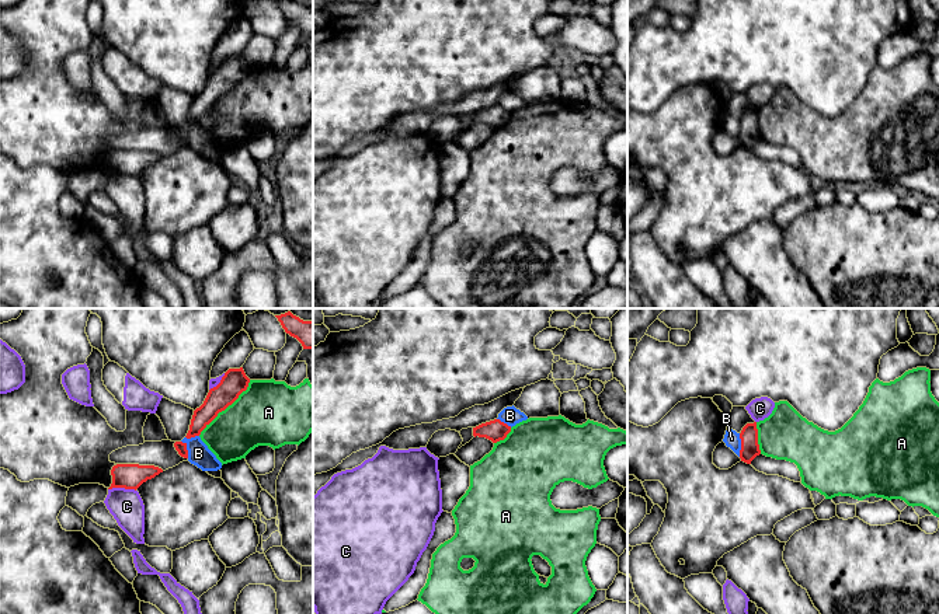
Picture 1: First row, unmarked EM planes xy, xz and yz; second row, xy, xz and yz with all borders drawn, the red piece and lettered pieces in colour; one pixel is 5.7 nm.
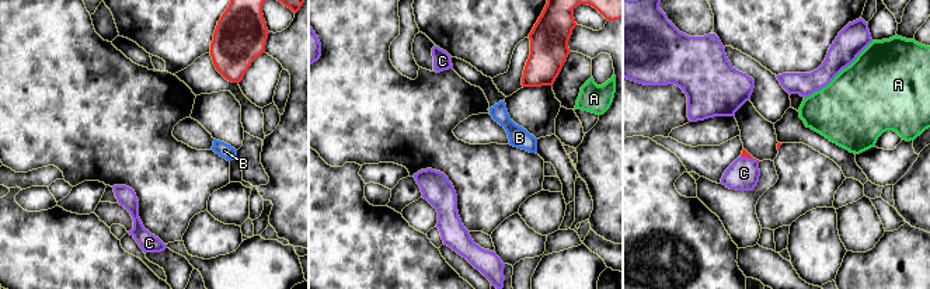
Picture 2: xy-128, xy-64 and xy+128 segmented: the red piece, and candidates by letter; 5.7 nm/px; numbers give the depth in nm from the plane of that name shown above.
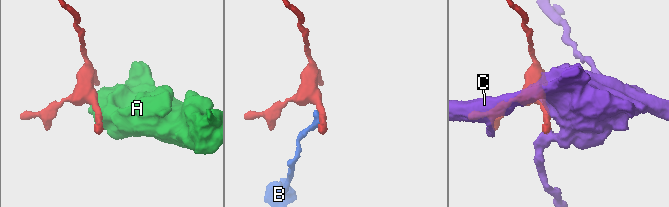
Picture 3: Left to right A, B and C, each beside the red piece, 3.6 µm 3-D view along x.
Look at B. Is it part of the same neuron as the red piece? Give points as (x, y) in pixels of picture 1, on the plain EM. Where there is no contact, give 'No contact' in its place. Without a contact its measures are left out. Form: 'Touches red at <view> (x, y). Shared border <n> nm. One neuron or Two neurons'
Touches red at yz (741, 131). Shared border 140 nm. Two neurons

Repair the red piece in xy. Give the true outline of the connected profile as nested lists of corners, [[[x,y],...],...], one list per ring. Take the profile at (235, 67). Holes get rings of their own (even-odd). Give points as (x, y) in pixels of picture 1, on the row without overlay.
[[[243,53],[229,55],[220,69],[209,76],[204,90],[194,97],[185,123],[191,125],[199,122],[219,98],[225,97],[247,76],[248,69],[250,64],[246,62]]]

